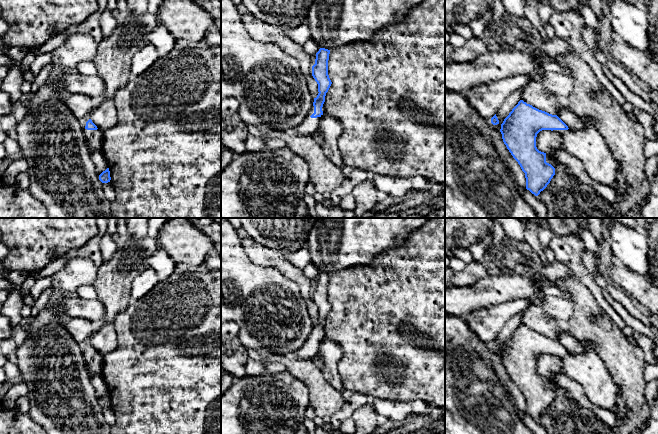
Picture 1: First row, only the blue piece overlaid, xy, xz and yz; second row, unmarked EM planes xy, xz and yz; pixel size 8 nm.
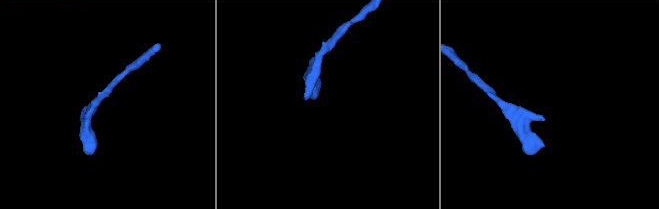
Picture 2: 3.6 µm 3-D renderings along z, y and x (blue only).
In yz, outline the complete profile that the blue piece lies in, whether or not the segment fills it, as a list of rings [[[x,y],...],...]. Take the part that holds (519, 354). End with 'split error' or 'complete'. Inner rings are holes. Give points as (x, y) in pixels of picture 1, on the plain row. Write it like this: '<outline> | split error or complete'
[[[520,324],[504,343],[500,353],[504,368],[525,397],[526,413],[535,420],[538,420],[547,411],[555,399],[555,392],[546,386],[546,377],[539,375],[536,371],[537,358],[542,354],[556,356],[561,362],[566,355],[574,355],[557,339],[539,334],[523,324]]] | split error

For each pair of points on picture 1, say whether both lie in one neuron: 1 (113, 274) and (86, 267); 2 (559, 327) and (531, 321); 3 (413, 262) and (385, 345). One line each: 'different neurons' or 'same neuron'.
1: different neurons
2: same neuron
3: same neuron

